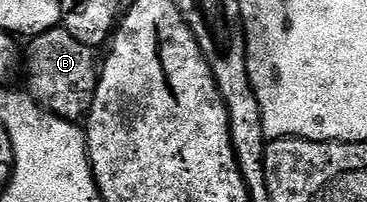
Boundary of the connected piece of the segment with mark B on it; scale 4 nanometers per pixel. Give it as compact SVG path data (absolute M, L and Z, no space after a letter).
M61 27L29 38L27 45L24 49L24 77L26 73L25 88L29 96L47 113L54 113L66 121L81 122L92 107L100 76L100 61L94 58L97 57L95 50L72 39L72 35Z

